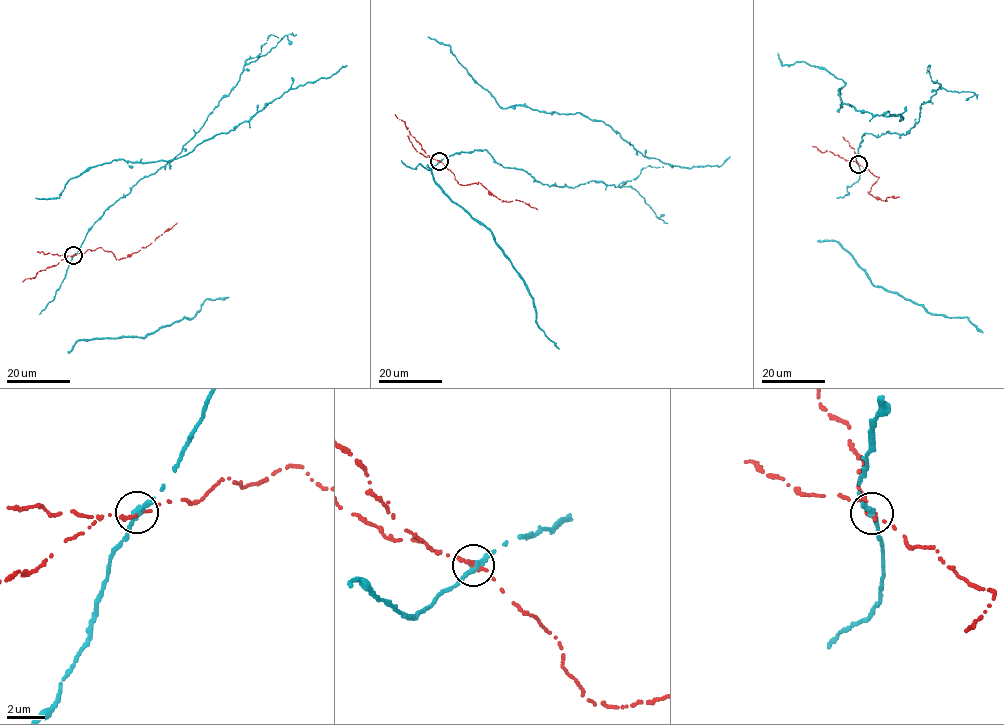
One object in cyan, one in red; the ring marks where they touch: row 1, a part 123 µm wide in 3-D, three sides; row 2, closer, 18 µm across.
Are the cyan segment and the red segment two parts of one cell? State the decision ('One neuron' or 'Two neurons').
Two neurons

